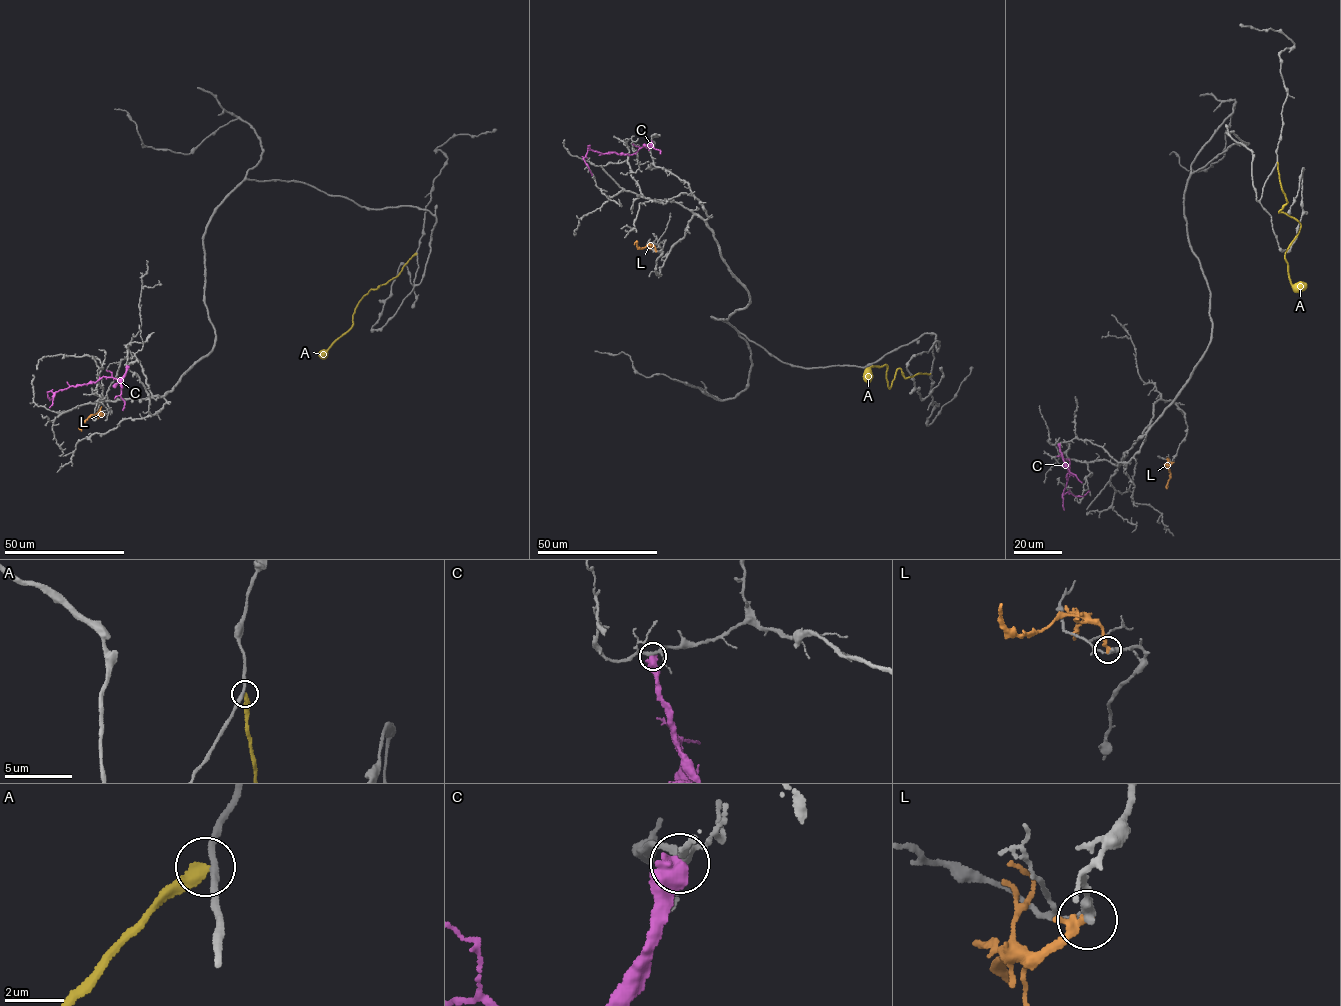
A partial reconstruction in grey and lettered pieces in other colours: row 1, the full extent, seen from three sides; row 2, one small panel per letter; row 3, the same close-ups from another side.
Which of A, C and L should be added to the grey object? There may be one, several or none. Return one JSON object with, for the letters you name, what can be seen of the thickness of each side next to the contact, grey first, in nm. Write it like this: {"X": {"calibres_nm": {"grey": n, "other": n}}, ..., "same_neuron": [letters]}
{"same_neuron": []}

